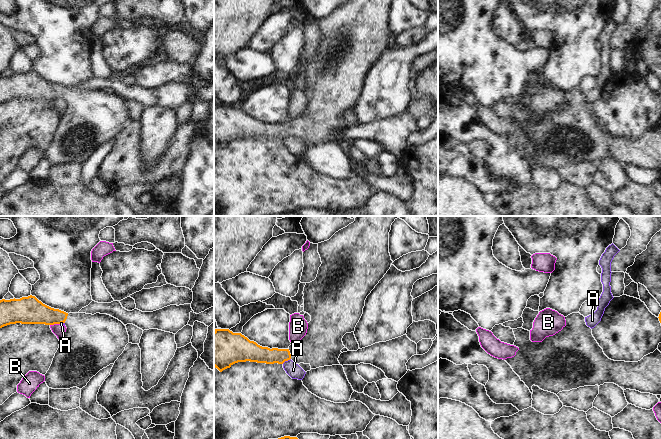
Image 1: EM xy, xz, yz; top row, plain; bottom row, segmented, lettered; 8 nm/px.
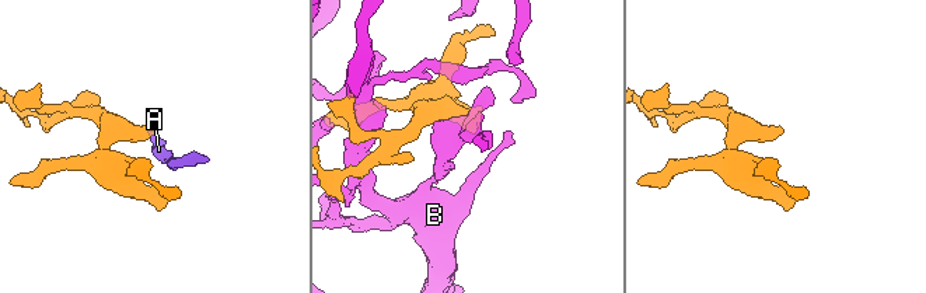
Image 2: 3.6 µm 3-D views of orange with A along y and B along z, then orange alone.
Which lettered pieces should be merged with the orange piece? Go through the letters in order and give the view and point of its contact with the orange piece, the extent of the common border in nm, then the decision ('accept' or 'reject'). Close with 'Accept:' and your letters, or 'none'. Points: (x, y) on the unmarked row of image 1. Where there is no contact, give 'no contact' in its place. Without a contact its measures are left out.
A: xz (286, 136) | 80 nm | reject
B: xy (55, 99) | 90 nm | reject
Accept: none

